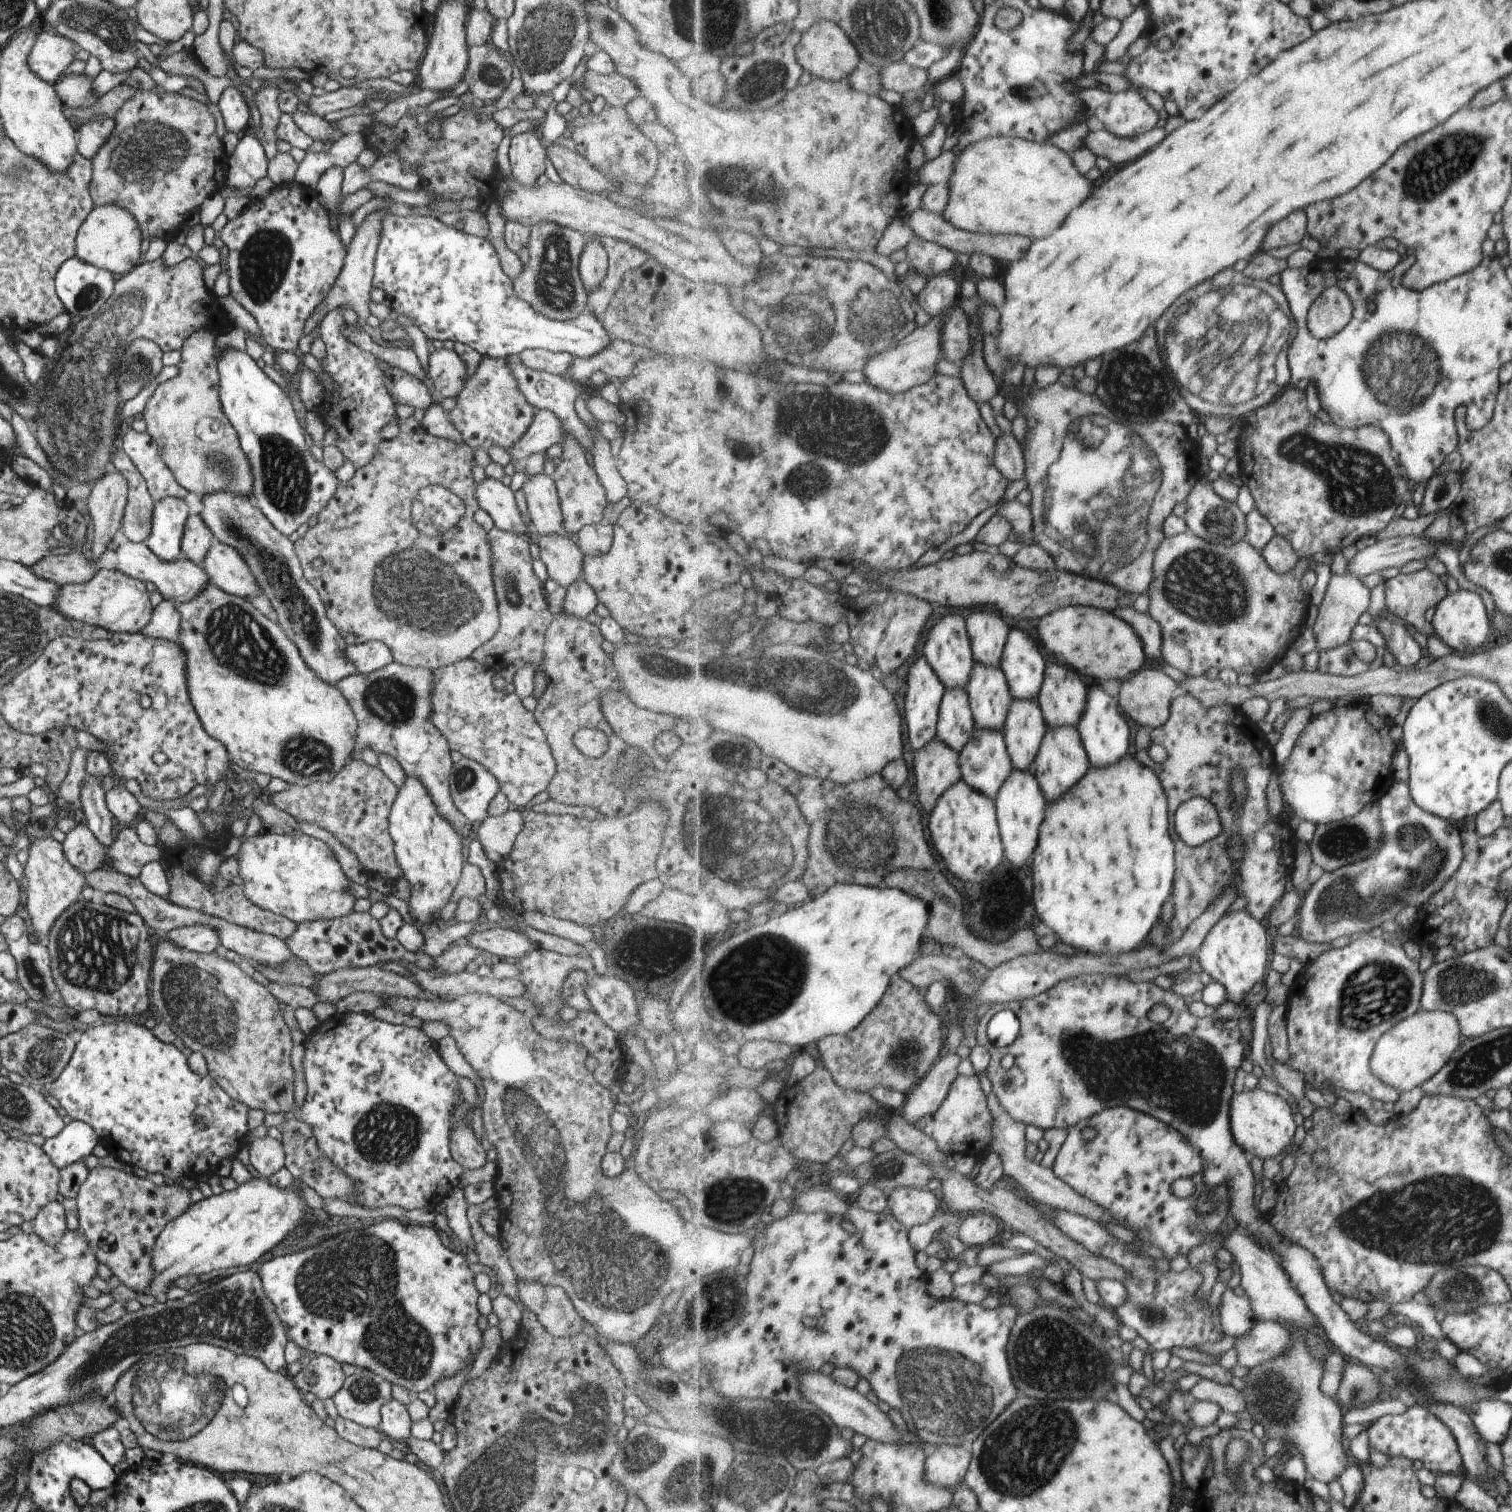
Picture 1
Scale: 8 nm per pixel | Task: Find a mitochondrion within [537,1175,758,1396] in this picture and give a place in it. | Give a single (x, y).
(714, 1309)

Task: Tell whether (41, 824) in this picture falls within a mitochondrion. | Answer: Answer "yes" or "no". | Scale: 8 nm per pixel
no

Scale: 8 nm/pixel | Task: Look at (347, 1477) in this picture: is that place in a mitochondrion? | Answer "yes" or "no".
no

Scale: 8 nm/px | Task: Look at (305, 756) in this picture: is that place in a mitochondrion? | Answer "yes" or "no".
yes

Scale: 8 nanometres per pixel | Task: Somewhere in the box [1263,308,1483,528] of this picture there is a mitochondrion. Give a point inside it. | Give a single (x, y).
(1399, 370)

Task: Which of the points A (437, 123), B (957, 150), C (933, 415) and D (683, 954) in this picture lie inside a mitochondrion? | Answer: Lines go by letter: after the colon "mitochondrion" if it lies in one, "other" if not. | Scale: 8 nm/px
A: other
B: other
C: other
D: mitochondrion

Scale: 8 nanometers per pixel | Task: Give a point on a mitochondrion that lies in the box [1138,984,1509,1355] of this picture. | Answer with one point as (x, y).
(1451, 1218)

